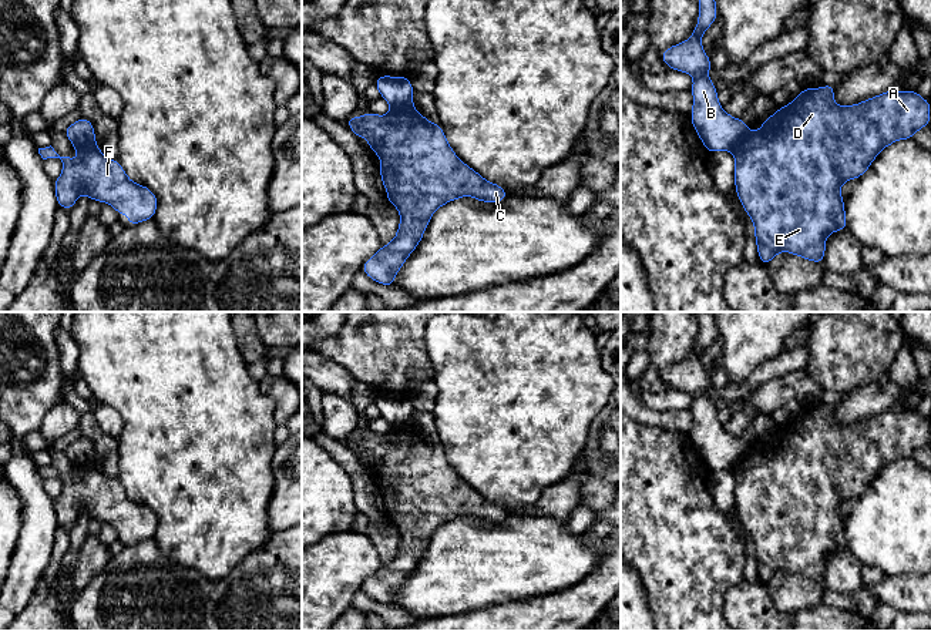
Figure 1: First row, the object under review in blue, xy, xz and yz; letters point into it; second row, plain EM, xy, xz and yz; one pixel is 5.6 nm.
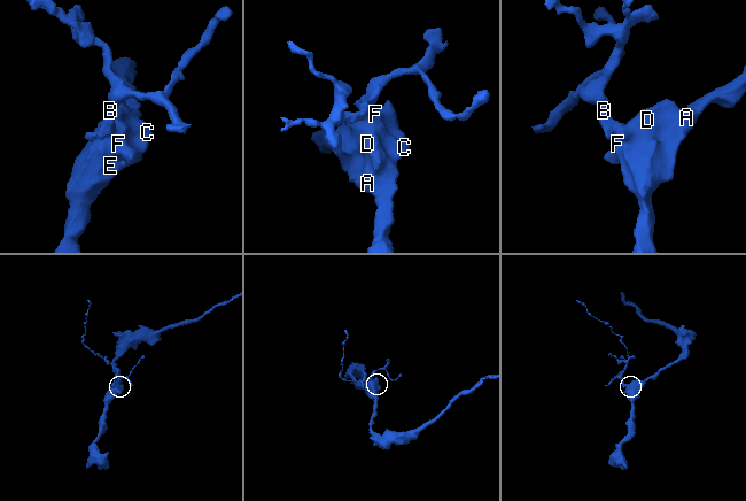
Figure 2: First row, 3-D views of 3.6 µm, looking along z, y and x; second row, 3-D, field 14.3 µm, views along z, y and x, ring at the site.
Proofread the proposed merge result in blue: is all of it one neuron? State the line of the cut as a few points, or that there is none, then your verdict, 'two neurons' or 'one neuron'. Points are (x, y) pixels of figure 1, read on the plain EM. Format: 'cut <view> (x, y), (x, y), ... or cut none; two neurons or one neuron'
cut xz (413, 425), (392, 430); two neurons

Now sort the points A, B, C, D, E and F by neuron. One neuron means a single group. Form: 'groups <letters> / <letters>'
groups A C D E F / B

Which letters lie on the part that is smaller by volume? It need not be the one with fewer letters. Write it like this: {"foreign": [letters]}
{"foreign": ["B"]}

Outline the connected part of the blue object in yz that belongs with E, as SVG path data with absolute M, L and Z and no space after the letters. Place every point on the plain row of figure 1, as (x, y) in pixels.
M827 403L820 407L804 406L803 410L791 422L789 422L782 427L777 427L777 430L773 434L766 437L762 442L763 443L762 447L756 447L754 453L747 452L746 456L733 469L736 513L739 516L743 528L747 531L752 541L754 543L757 575L759 580L766 584L770 584L772 578L782 570L793 573L796 575L801 575L811 581L824 583L826 557L836 550L848 548L846 541L844 518L841 516L840 504L850 499L857 499L861 494L864 494L883 467L894 463L898 459L911 459L914 457L914 453L918 449L931 443L930 440L931 423L928 419L922 417L915 409L898 410L897 407L893 407L890 410L874 414L854 424L837 424L833 420L834 409L836 405L833 403Z

